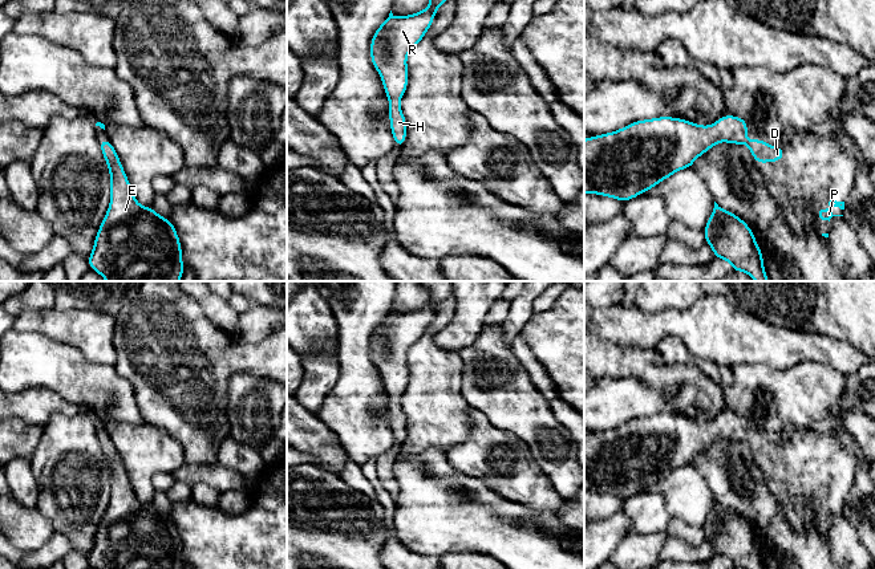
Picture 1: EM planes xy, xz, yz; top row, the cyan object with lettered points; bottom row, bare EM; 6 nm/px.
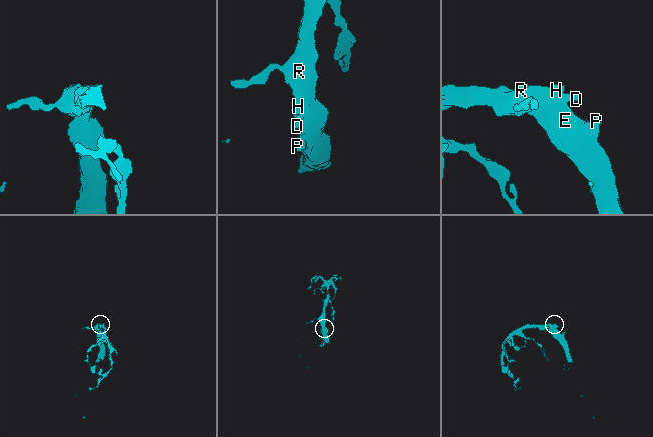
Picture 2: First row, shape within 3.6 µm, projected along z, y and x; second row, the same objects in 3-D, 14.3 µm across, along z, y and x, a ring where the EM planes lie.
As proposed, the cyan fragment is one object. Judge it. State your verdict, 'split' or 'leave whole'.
leave whole

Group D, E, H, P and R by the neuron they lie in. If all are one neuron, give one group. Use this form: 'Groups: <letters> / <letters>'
Groups: D E H P R

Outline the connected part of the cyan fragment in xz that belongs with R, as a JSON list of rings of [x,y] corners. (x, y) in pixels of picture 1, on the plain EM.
[[[451,281],[421,283],[429,289],[430,301],[408,313],[394,313],[390,308],[370,337],[370,359],[389,397],[389,419],[396,444],[404,444],[406,439],[406,416],[400,403],[409,378],[406,354],[425,334],[439,304],[453,294]]]

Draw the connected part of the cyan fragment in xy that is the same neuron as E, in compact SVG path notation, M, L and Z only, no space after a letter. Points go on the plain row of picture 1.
M98 436L98 442L110 471L110 501L88 554L89 565L94 569L185 569L181 537L171 517L135 497L114 443L109 436Z

